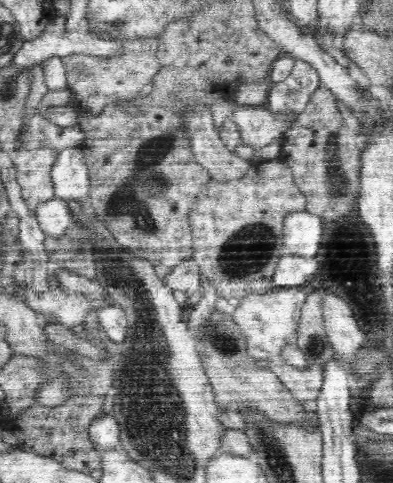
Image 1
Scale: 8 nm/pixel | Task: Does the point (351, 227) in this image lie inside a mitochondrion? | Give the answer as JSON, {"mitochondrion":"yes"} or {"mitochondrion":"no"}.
{"mitochondrion":"yes"}

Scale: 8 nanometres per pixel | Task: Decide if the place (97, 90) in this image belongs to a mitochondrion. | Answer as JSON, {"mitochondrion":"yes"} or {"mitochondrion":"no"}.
{"mitochondrion":"no"}

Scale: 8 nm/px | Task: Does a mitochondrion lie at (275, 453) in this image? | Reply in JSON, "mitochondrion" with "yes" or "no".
{"mitochondrion":"yes"}

